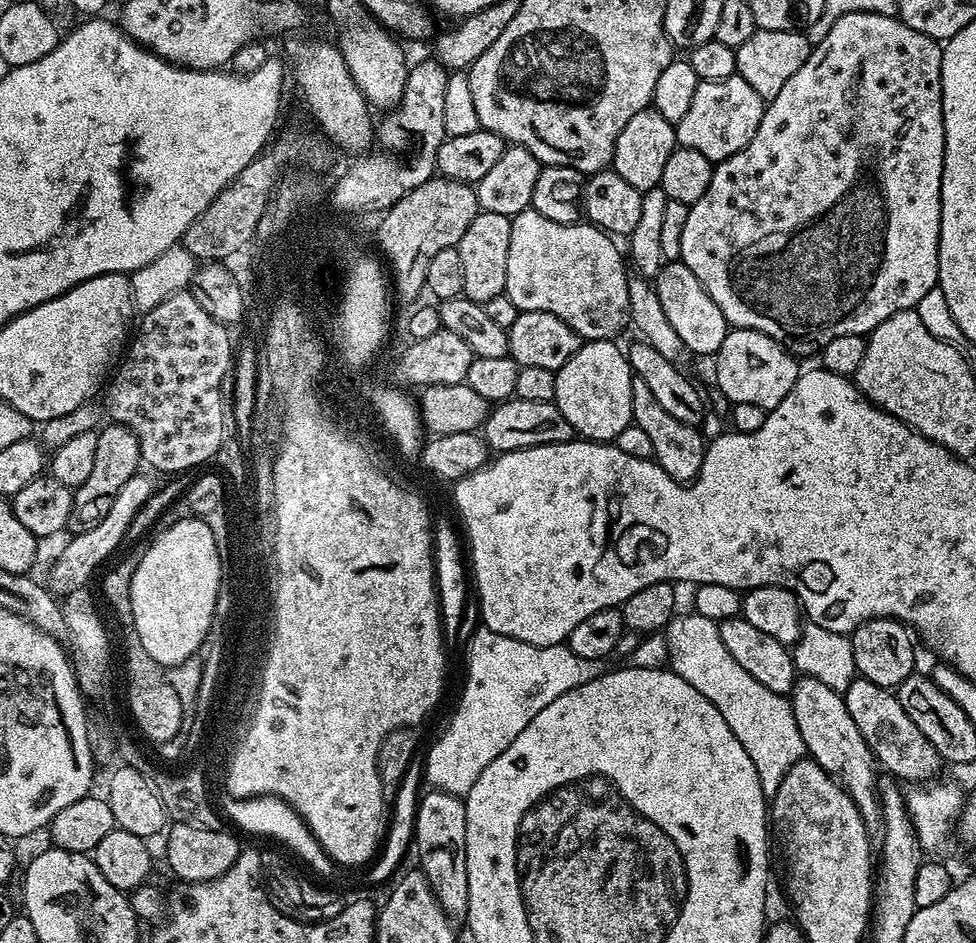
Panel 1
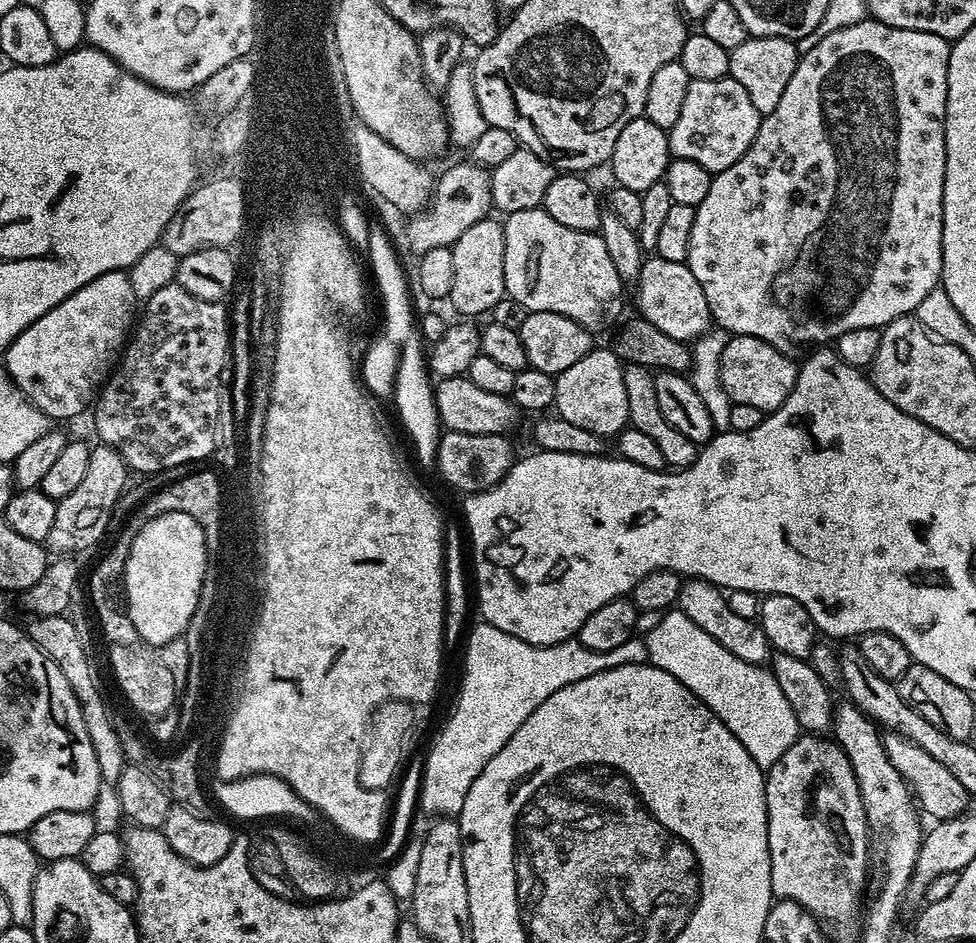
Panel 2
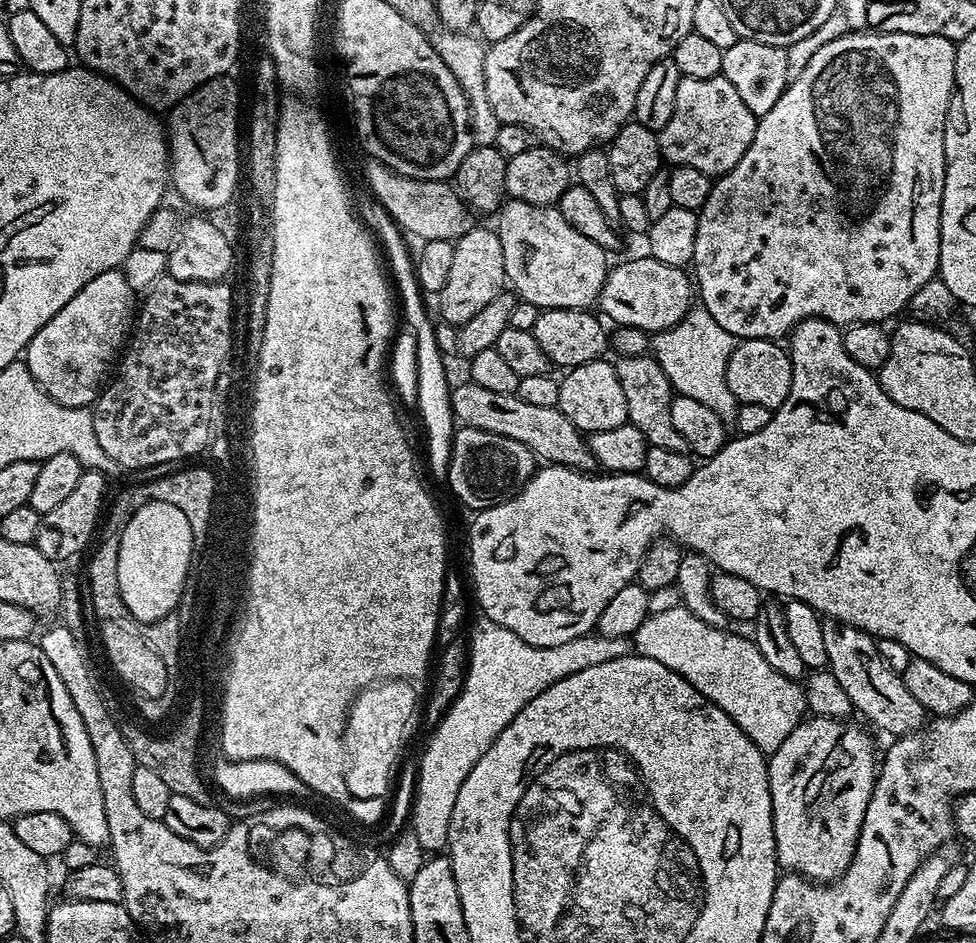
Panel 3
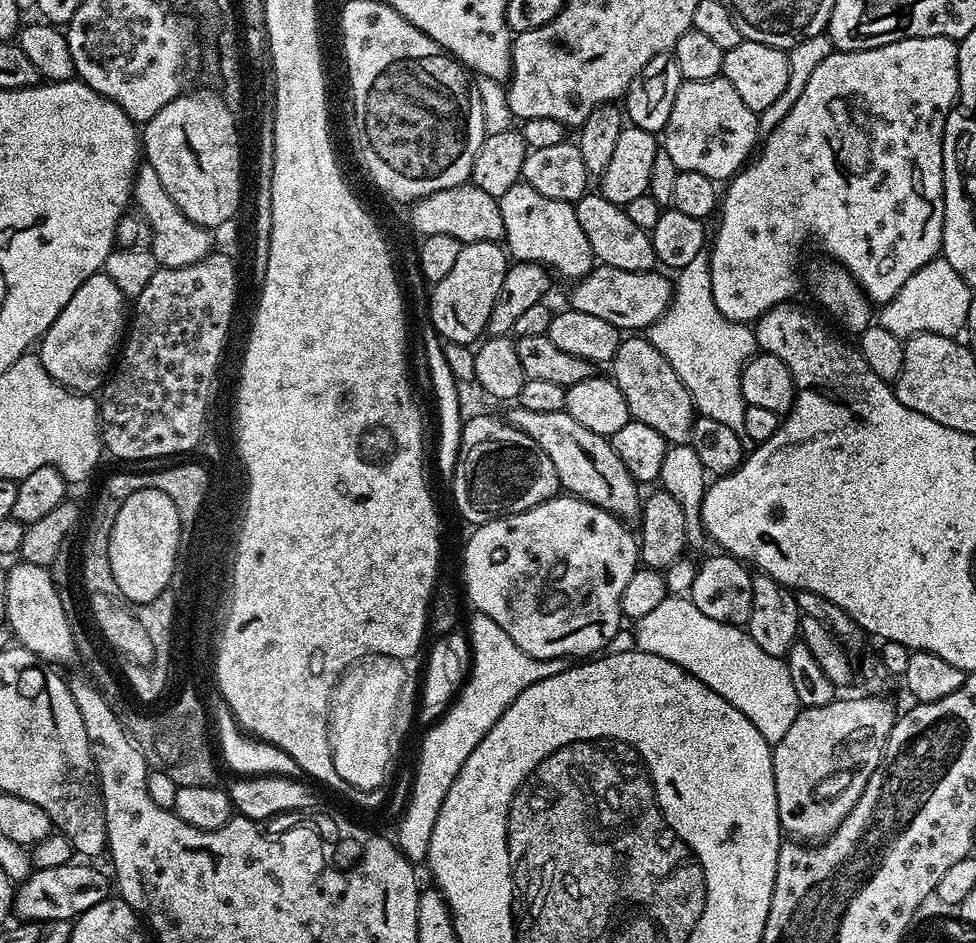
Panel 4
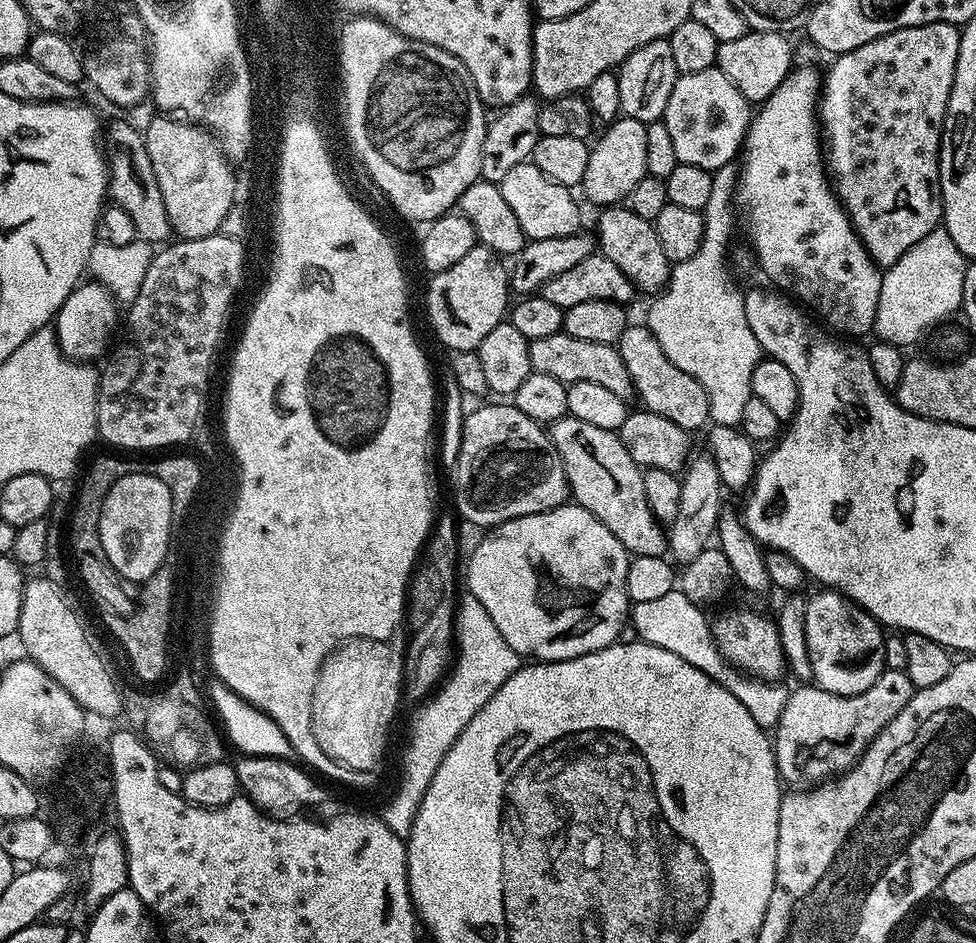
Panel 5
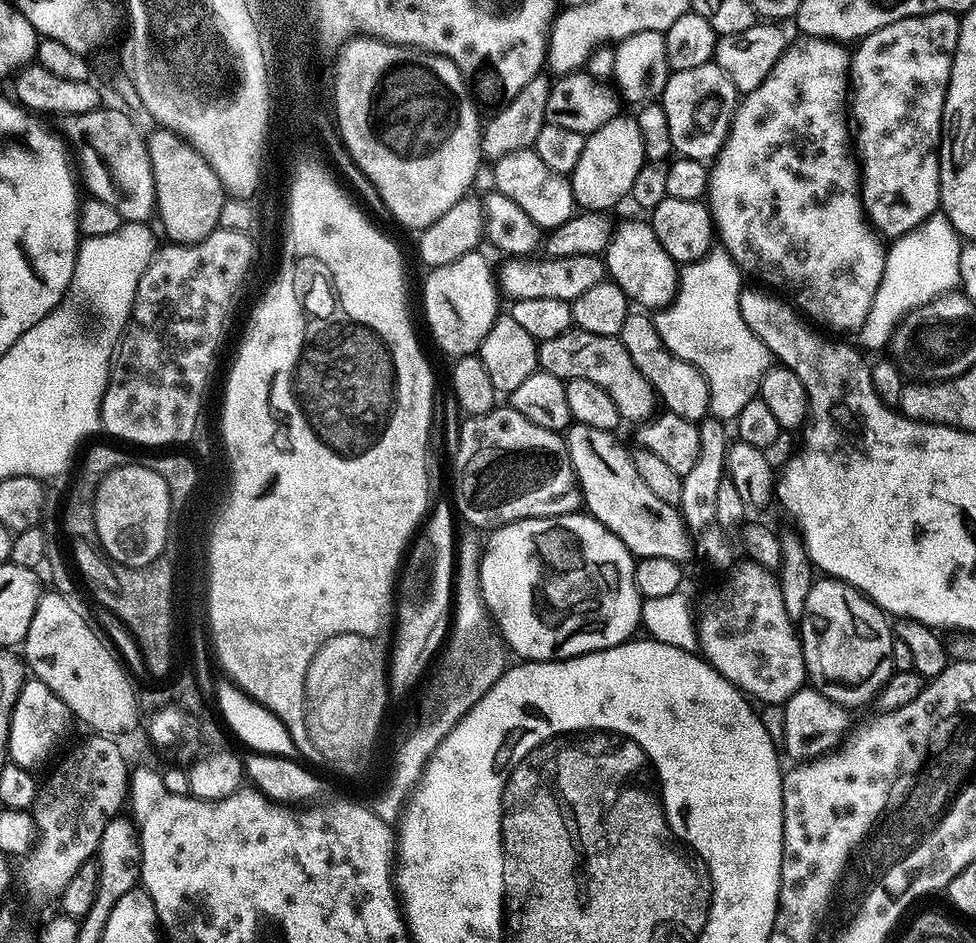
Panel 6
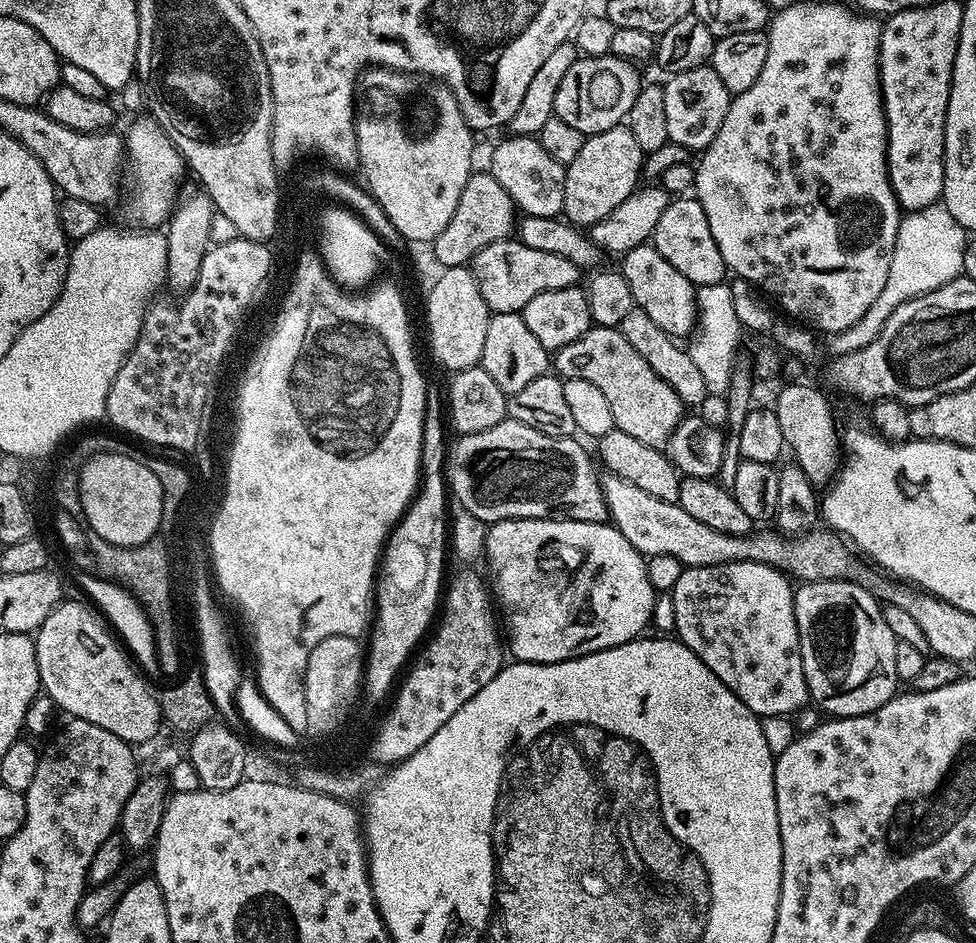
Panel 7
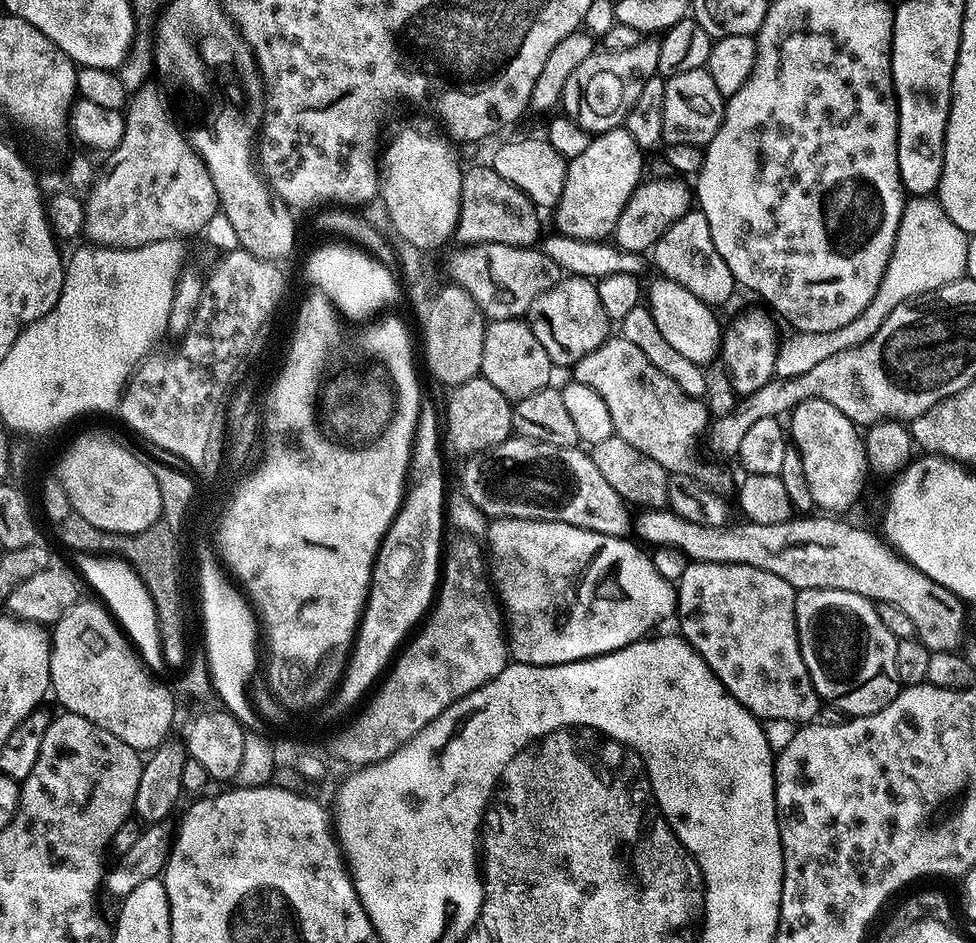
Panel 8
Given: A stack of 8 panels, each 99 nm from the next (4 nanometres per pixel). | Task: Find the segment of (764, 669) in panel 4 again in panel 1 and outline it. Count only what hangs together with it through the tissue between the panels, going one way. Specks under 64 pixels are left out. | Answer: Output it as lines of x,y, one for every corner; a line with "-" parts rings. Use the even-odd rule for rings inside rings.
695,614
680,615
673,615
672,621
662,632
668,643
668,664
671,671
677,672
683,680
690,682
690,686
694,686
694,690
698,690
698,694
702,694
702,698
709,700
718,710
718,714
726,718
726,726
734,730
734,738
742,742
742,750
750,754
750,762
754,762
754,770
758,770
758,782
762,782
765,797
771,798
778,790
778,786
782,786
782,778
786,778
790,766
794,766
806,756
802,735
798,732
798,723
794,720
794,710
791,709
789,697
768,690
757,678
752,678
746,670
742,670
734,662
733,655
726,650
725,643
722,642
717,621

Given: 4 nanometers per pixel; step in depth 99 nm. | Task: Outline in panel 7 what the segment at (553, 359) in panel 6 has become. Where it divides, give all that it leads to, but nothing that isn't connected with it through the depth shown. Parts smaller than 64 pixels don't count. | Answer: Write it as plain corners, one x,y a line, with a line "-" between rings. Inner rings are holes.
595,327
578,346
585,351
579,379
598,386
598,390
606,394
613,425
646,446
663,449
686,416
686,405
675,390
650,370
650,362
646,362
646,358
642,358
642,354
638,354
638,350
634,350
634,346
630,346
615,328

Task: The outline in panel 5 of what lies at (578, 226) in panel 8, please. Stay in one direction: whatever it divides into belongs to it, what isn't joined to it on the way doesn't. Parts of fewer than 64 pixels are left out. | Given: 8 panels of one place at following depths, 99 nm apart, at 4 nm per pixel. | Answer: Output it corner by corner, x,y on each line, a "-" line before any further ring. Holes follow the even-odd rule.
624,116
613,120
607,130
602,142
591,145
582,191
592,204
616,206
627,201
634,186
638,186
638,182
647,173
646,126
634,118

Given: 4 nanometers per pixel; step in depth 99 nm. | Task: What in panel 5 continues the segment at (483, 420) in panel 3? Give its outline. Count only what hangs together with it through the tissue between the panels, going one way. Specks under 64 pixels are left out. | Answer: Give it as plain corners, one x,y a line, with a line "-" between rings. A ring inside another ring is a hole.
570,415
553,422
550,435
566,470
571,499
603,522
632,556
664,556
666,532
648,504
644,472
630,458
619,435

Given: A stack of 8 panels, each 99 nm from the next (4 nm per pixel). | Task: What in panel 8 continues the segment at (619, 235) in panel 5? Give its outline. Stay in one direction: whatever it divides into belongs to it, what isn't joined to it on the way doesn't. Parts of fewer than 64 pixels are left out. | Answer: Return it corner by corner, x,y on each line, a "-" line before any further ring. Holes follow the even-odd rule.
656,278
652,285
647,285
646,300
654,314
654,322
658,322
658,330
662,330
662,338
682,354
691,364
708,366
712,359
721,355
722,325
709,305
703,304
685,288
678,286
673,280

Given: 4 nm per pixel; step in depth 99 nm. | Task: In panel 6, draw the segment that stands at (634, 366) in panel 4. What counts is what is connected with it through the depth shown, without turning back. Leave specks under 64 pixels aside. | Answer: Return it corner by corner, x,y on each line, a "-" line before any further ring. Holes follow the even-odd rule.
629,311
626,322
622,322
619,337
622,346
630,350
630,358
634,366
638,366
641,374
648,379
667,411
697,422
709,415
710,394
706,378
693,364
678,358
664,345
656,328
655,319
647,311

